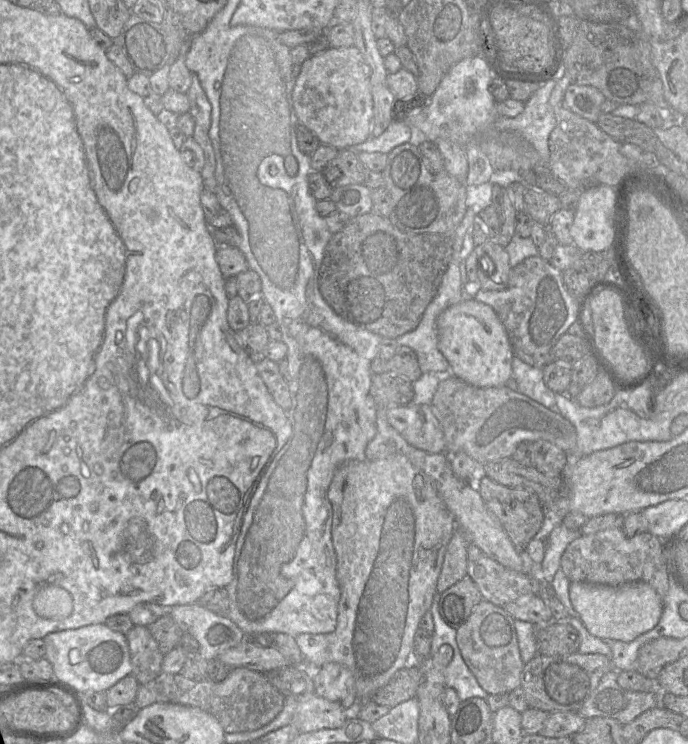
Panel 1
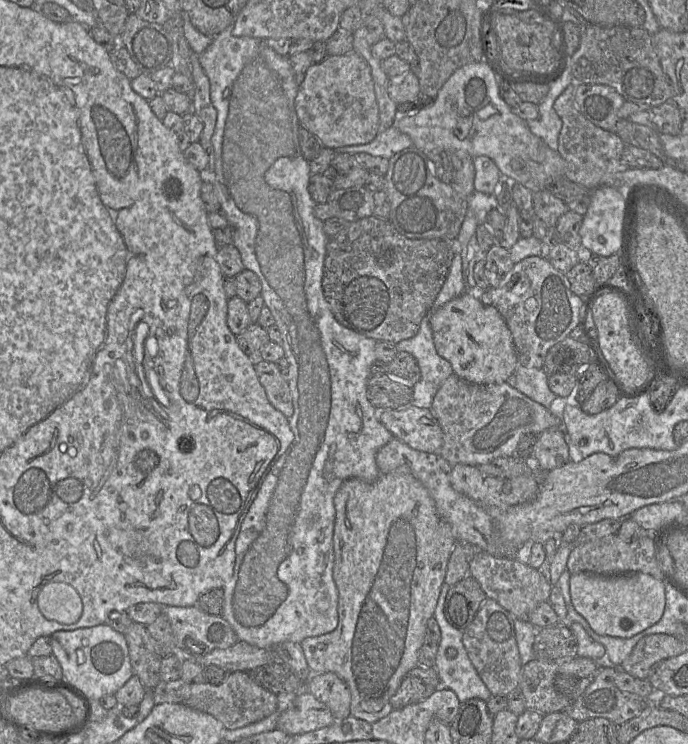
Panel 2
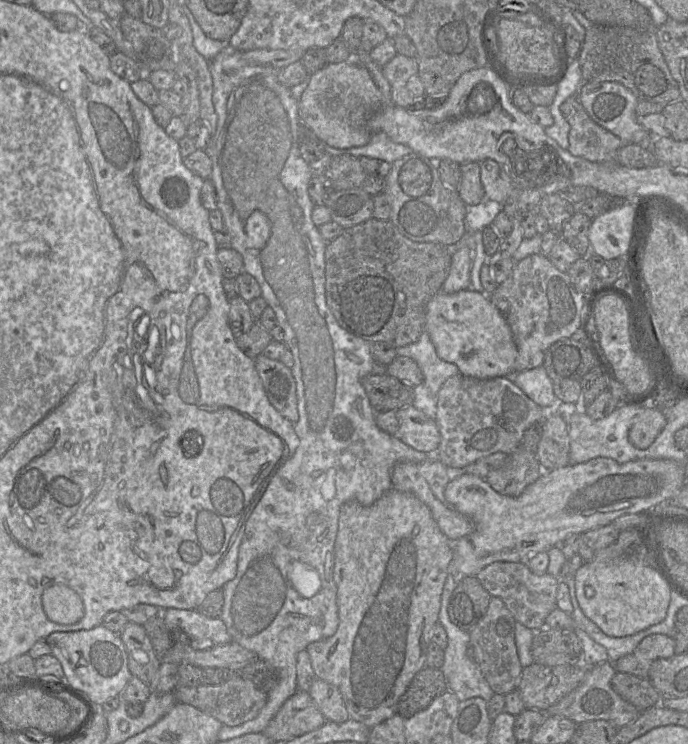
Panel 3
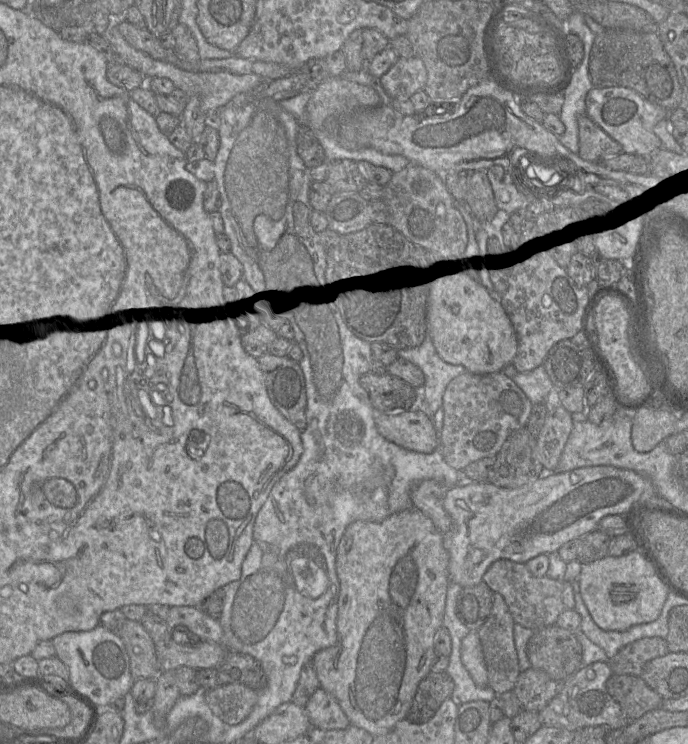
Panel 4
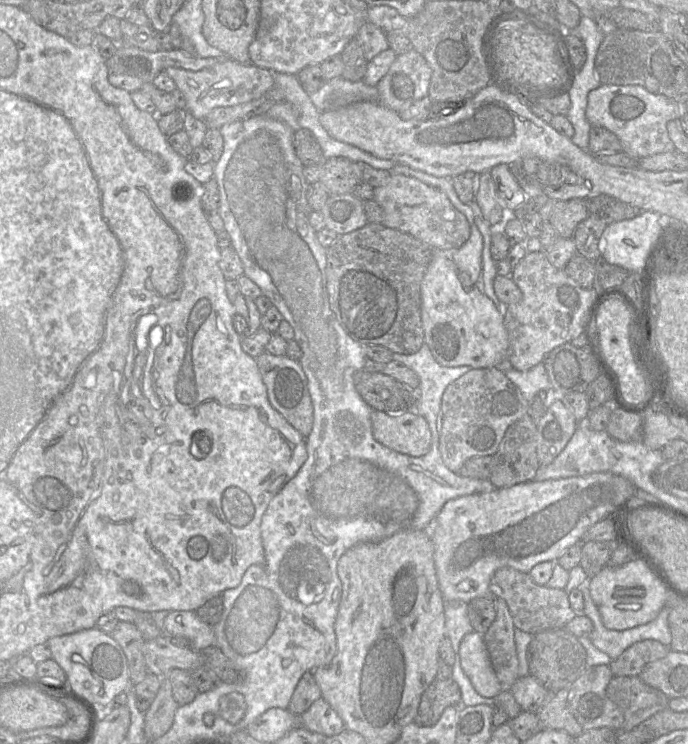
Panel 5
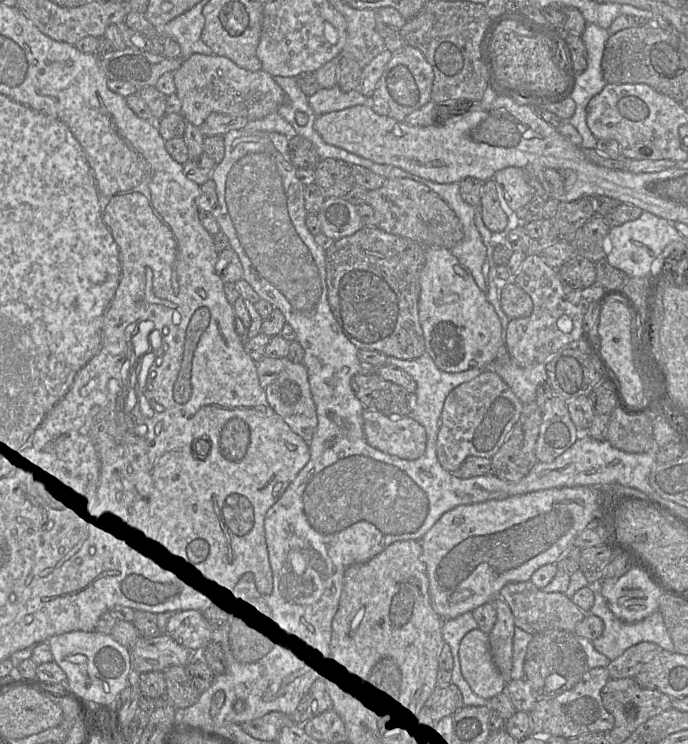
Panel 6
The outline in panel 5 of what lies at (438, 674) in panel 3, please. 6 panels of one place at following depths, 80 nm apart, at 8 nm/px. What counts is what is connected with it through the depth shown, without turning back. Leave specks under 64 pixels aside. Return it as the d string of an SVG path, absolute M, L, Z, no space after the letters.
M436 678L423 692L413 722L419 726L433 726L448 706L461 704L461 690L452 679Z

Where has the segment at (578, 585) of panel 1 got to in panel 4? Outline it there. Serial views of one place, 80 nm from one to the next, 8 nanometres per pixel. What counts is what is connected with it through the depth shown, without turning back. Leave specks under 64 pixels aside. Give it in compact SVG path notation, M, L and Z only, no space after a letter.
M636 550L619 557L607 555L582 564L577 582L592 620L605 631L625 631L635 625L655 621L668 597L666 587L651 564Z

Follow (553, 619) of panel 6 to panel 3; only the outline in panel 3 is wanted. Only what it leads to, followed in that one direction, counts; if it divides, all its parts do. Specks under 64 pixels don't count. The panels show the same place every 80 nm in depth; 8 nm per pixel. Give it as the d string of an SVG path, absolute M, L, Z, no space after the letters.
M495 561L479 571L476 577L491 596L504 602L517 622L533 631L544 628L547 616L557 608L558 577L547 572L535 574L526 562Z

